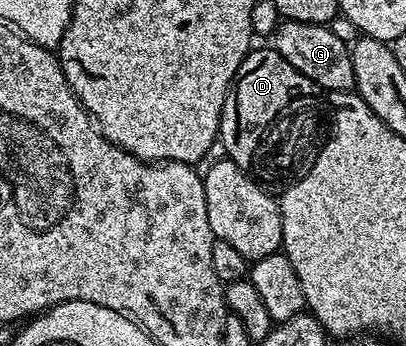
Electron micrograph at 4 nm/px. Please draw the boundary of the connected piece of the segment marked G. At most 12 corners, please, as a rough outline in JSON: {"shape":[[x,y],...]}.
{"shape":[[279,21],[272,49],[319,91],[354,90],[329,25]]}

